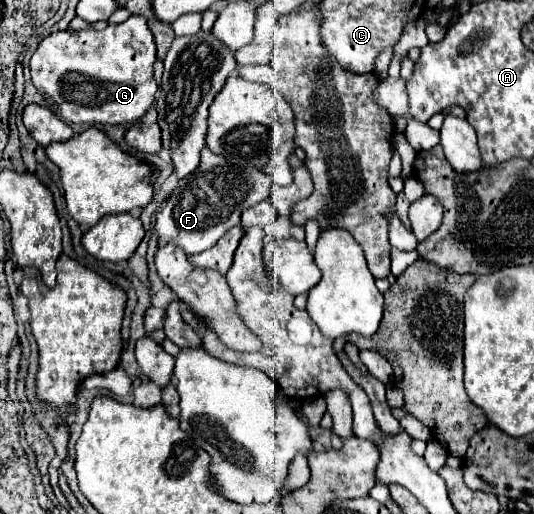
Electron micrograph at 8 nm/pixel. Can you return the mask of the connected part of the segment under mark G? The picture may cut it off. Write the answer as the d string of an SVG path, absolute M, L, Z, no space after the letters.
M144 16L106 26L102 32L54 32L30 58L32 84L54 100L58 116L68 124L134 124L154 102L158 84L152 78L156 44Z

